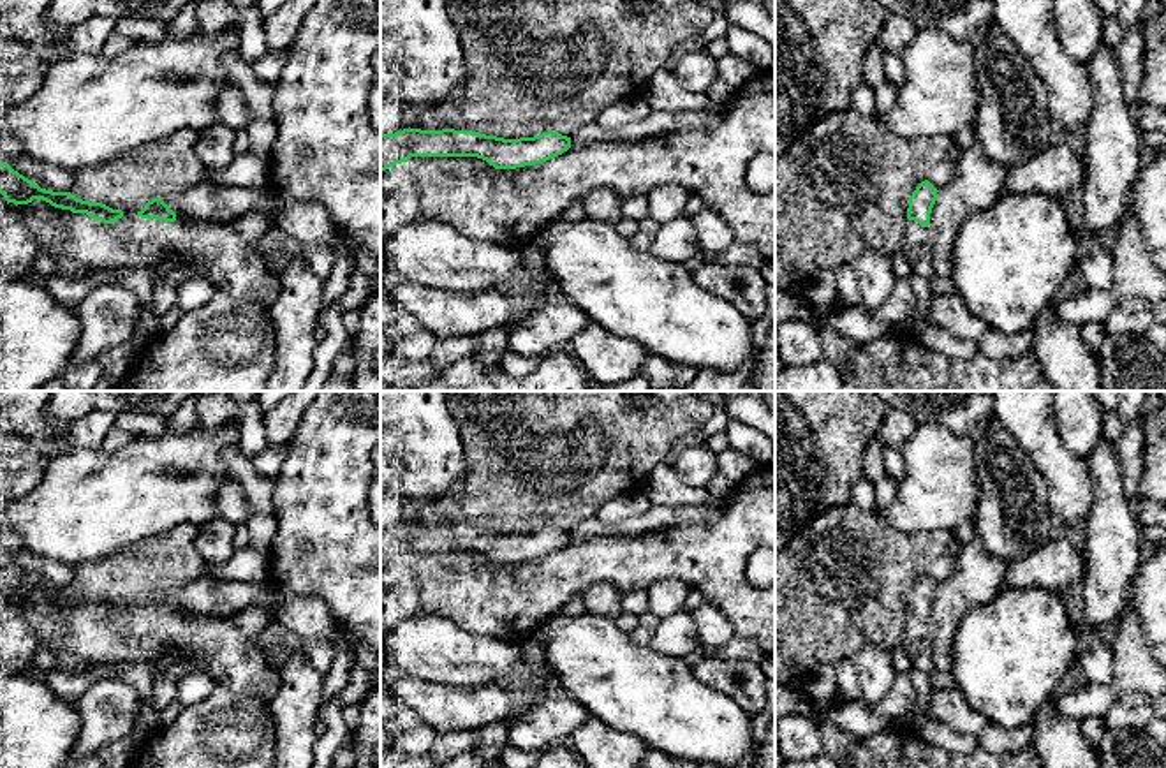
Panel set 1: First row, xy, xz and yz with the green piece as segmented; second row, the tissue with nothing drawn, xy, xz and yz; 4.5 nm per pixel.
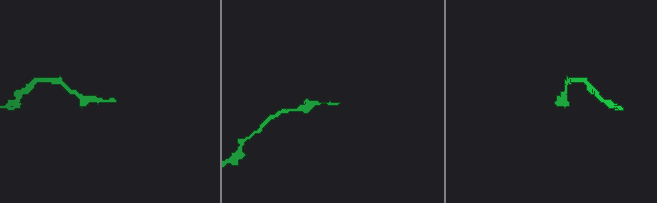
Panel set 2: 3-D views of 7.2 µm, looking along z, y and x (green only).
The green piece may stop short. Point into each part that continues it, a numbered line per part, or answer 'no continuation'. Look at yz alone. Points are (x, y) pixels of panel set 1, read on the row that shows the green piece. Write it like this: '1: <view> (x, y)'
1: yz (916, 245)

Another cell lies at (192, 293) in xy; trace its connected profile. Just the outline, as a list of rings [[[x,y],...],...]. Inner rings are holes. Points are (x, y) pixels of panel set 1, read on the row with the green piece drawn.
[[[187,278],[176,289],[176,306],[181,312],[201,308],[213,296],[215,287],[203,278]]]

